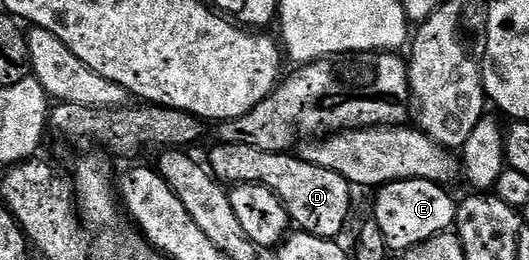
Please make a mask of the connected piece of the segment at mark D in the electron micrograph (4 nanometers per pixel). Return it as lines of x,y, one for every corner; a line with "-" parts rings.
215,143
213,147
214,149
210,152
208,168
215,180
226,186
236,184
263,184
268,186
282,199
291,221
301,231
325,240
341,237
341,232
345,230
346,223
350,220
350,192
352,192
352,186
343,176
332,170
324,170
324,166
312,166
312,162
304,162
301,155
298,154
265,152
264,150
256,150
256,146
236,146
235,144

